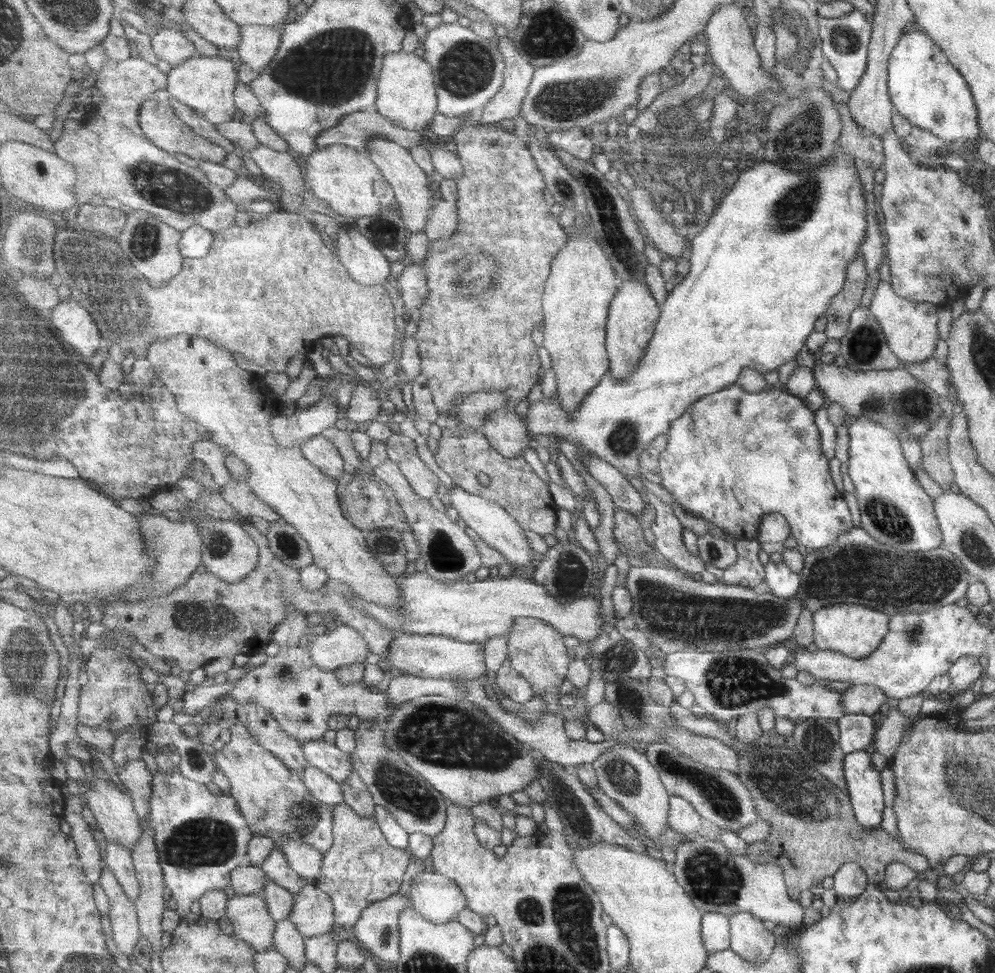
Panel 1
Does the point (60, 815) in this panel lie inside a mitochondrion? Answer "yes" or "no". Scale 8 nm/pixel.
no

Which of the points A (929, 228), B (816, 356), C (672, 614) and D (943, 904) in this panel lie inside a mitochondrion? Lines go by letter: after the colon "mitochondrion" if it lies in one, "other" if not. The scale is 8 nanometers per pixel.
A: mitochondrion
B: other
C: mitochondrion
D: other

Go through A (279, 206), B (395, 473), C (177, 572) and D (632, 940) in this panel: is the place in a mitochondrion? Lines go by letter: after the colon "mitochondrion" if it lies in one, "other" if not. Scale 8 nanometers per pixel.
A: other
B: other
C: other
D: other

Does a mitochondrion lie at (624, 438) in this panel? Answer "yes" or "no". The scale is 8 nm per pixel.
yes

